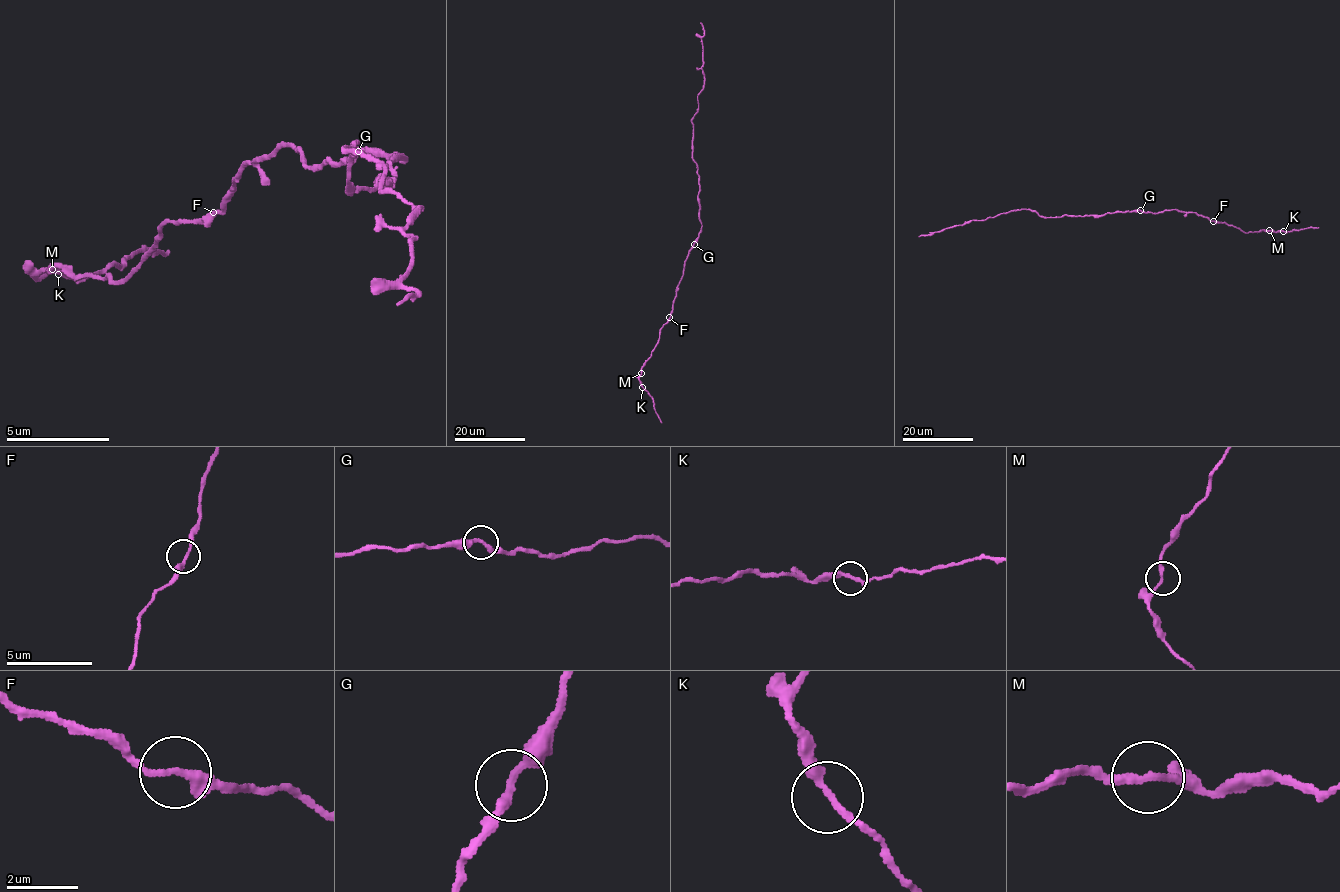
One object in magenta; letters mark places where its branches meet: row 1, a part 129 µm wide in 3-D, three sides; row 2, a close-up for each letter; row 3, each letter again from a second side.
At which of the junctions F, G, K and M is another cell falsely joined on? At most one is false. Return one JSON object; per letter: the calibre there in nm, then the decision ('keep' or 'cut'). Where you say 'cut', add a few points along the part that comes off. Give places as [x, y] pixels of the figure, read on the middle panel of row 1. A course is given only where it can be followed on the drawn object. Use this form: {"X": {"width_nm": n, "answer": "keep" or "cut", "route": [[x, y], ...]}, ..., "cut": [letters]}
{"F": {"width_nm": 240, "answer": "keep"}, "G": {"width_nm": 240, "answer": "keep"}, "K": {"width_nm": 240, "answer": "keep"}, "M": {"width_nm": 200, "answer": "keep"}, "cut": []}

